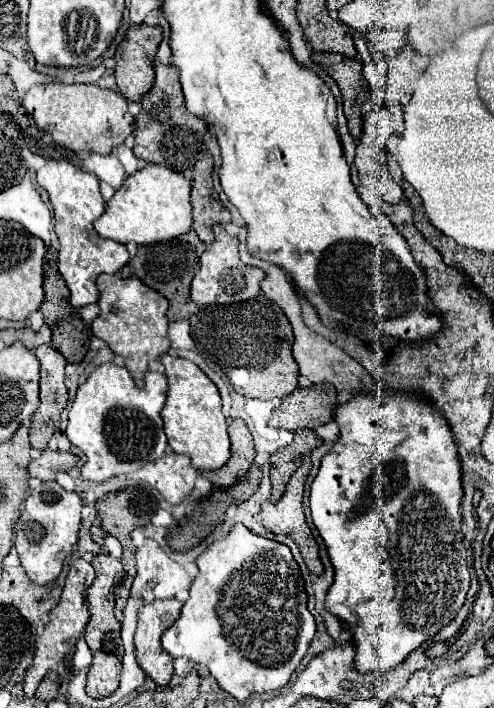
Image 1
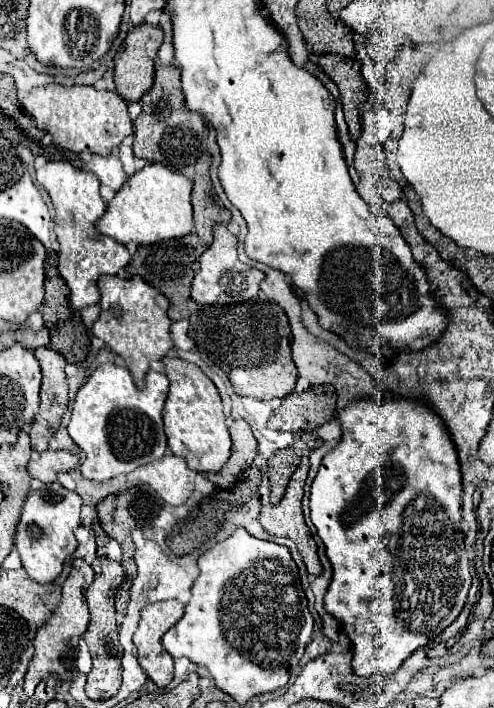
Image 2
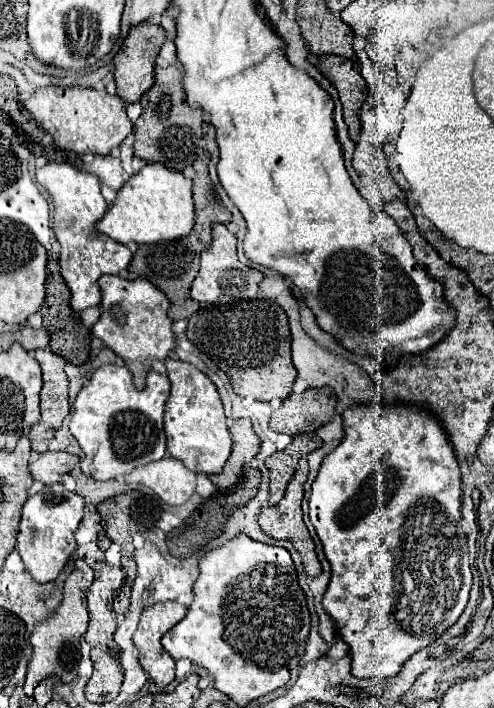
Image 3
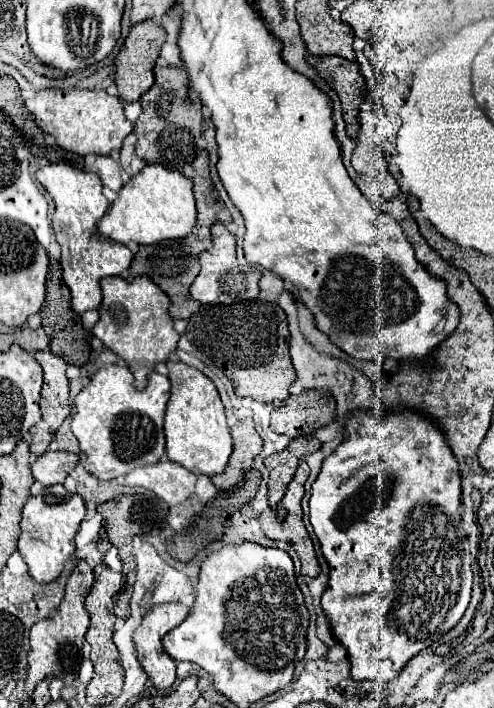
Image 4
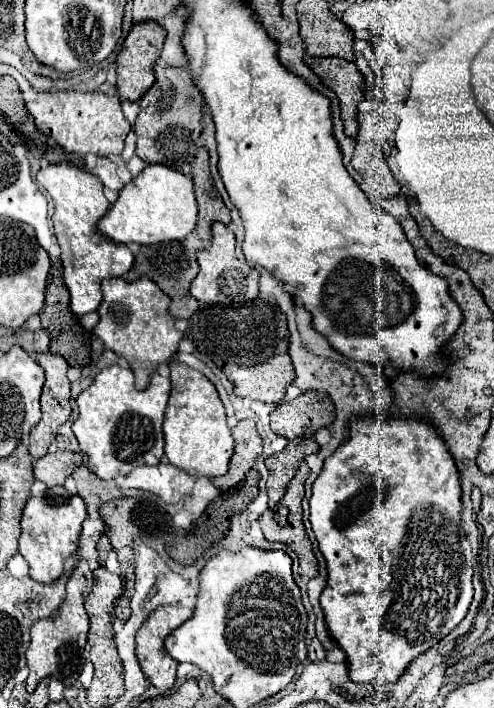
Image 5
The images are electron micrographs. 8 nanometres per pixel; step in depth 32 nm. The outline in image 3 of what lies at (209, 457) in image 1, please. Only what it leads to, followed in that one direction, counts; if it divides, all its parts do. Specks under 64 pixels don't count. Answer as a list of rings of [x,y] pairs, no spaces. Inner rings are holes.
[[[168,358],[166,368],[172,384],[164,412],[168,454],[180,460],[188,470],[196,474],[220,474],[232,452],[232,438],[226,426],[224,408],[214,382],[196,366],[182,360]],[[174,438],[188,438],[188,440],[174,440]]]

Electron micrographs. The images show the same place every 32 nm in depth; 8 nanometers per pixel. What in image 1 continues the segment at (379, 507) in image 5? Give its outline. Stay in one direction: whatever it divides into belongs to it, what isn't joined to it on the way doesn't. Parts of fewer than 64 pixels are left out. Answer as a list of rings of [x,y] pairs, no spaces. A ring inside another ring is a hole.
[[[383,391],[380,396],[370,394],[358,394],[354,400],[342,404],[334,412],[334,420],[340,426],[340,438],[334,444],[334,448],[322,458],[320,470],[312,482],[310,488],[310,510],[312,510],[312,522],[324,540],[328,548],[330,562],[334,566],[334,584],[330,586],[326,594],[326,610],[330,610],[336,618],[340,618],[344,624],[348,624],[348,630],[352,632],[352,642],[356,646],[356,658],[354,666],[360,674],[370,672],[390,672],[400,662],[408,658],[410,652],[414,652],[418,646],[422,646],[426,640],[430,640],[434,634],[438,634],[460,610],[460,606],[466,600],[466,592],[470,588],[470,572],[466,564],[466,548],[464,544],[458,544],[458,528],[462,522],[460,514],[460,502],[462,502],[462,482],[460,482],[460,460],[458,460],[458,448],[454,442],[454,434],[440,416],[440,412],[422,400],[416,394],[406,392]]]

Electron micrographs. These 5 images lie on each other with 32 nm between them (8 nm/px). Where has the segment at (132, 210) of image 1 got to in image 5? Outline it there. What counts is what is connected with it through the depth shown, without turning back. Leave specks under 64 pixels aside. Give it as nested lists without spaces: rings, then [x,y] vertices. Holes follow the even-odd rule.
[[[148,164],[130,184],[122,188],[118,200],[98,222],[98,228],[114,242],[152,246],[168,240],[184,240],[194,230],[196,218],[198,208],[194,200],[192,178],[160,164]]]

